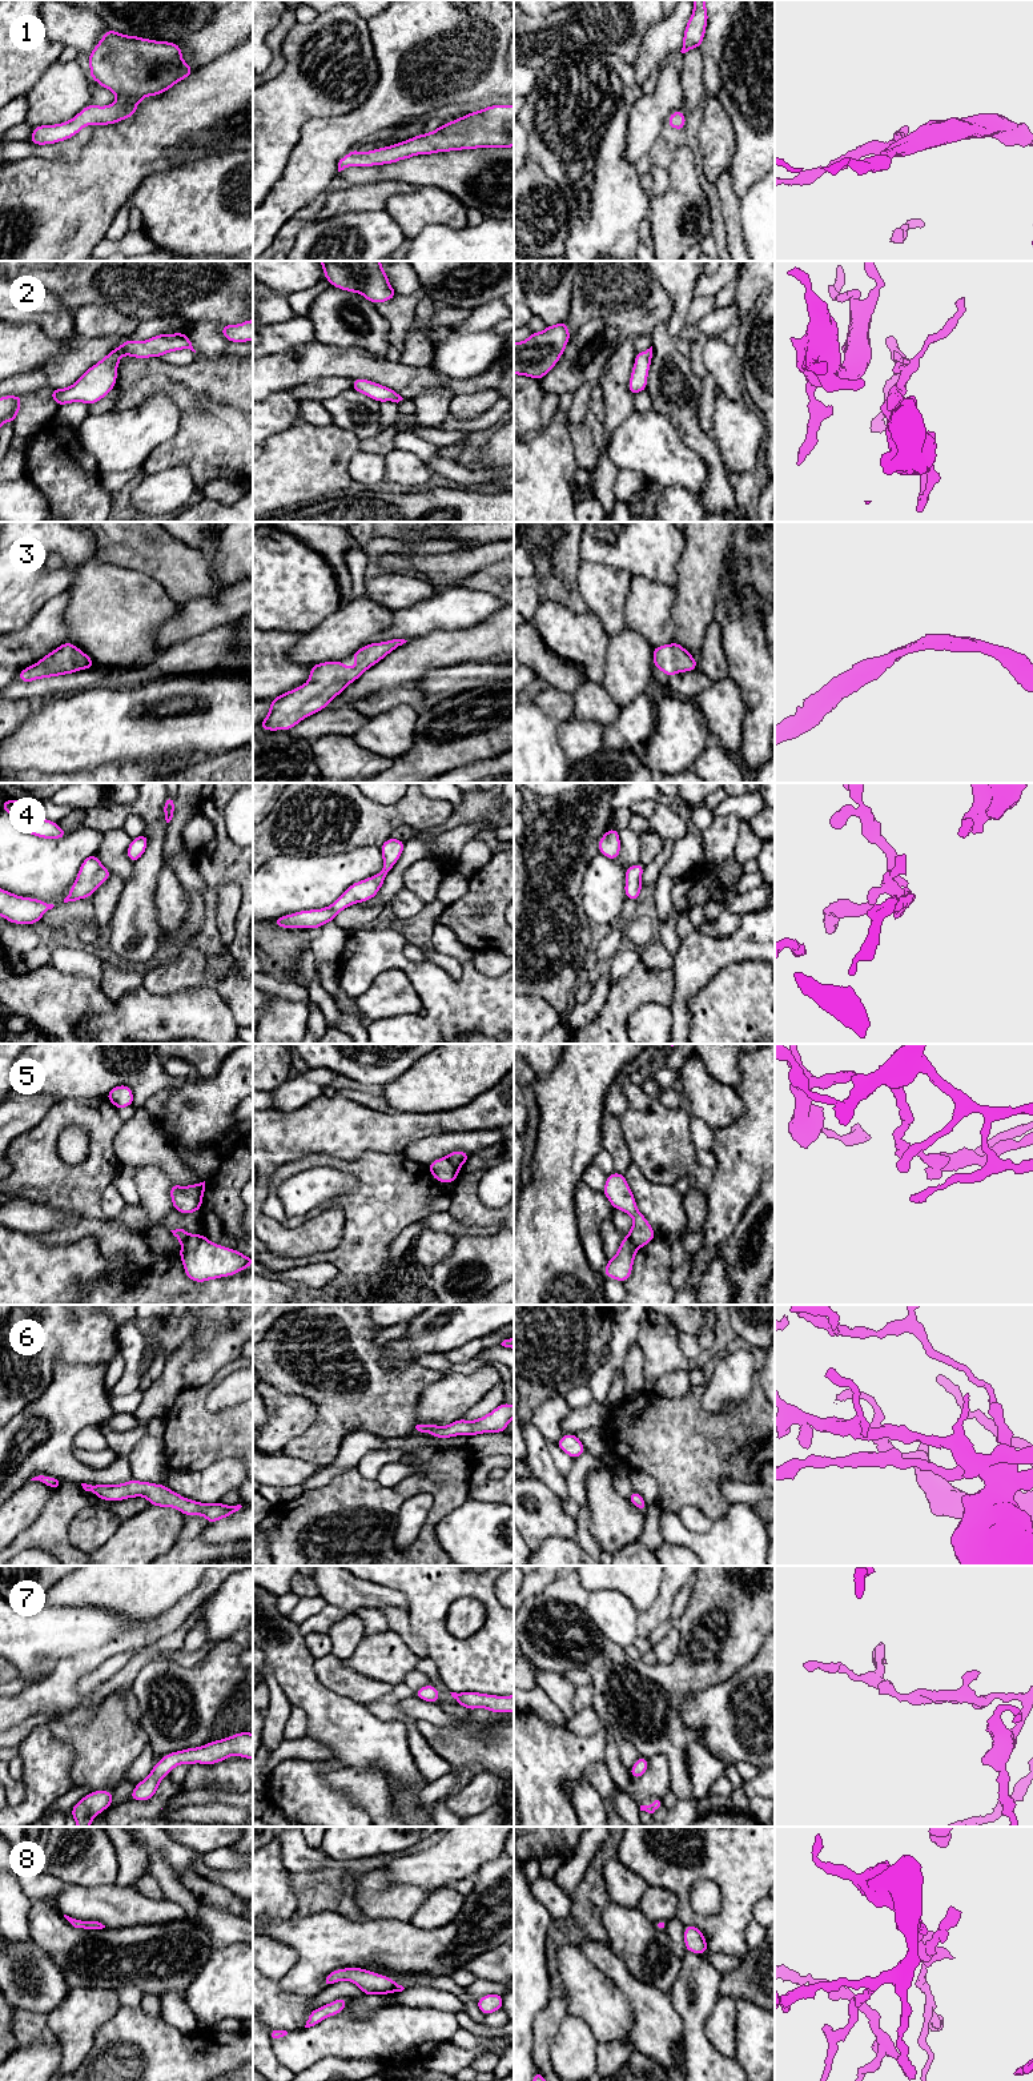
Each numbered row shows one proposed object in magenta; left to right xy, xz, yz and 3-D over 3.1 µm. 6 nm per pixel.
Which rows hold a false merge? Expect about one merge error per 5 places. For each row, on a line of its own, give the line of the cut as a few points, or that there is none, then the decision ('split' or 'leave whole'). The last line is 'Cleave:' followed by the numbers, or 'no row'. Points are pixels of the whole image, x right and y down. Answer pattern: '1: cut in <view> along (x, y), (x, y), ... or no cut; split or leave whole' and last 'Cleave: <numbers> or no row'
1: no cut; leave whole
2: no cut; leave whole
3: no cut; leave whole
4: no cut; leave whole
5: cut in xz along (446, 1156), (458, 1169); split
6: no cut; leave whole
7: no cut; leave whole
8: no cut; leave whole
Cleave: 5

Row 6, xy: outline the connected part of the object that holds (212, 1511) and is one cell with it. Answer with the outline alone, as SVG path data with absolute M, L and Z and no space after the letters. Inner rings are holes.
M132 1479L120 1485L87 1485L81 1483L83 1489L89 1493L95 1493L103 1501L124 1501L134 1497L145 1497L152 1506L173 1507L188 1515L204 1515L209 1523L214 1523L222 1518L226 1518L242 1506L226 1506L217 1503L200 1503L192 1499L186 1499L180 1494L172 1491L165 1485L156 1485L150 1482L138 1482Z

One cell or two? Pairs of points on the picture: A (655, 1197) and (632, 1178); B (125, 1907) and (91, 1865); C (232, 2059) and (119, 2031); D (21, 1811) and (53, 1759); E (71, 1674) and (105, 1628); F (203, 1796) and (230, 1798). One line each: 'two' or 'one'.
A: one
B: two
C: one
D: one
E: two
F: one

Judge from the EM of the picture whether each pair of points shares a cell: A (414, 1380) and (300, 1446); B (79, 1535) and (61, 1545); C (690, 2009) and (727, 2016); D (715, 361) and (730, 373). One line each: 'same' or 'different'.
A: same
B: different
C: different
D: same

